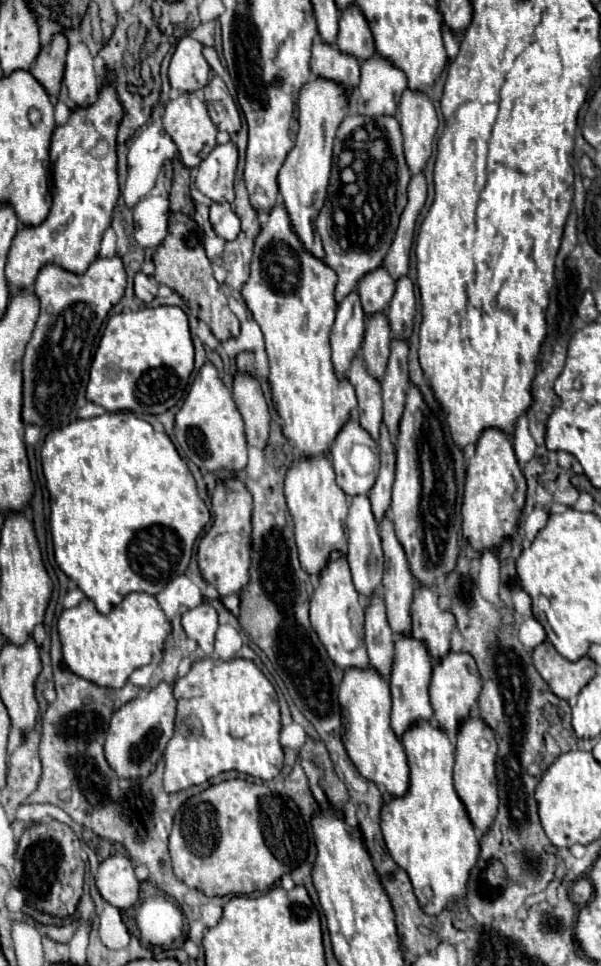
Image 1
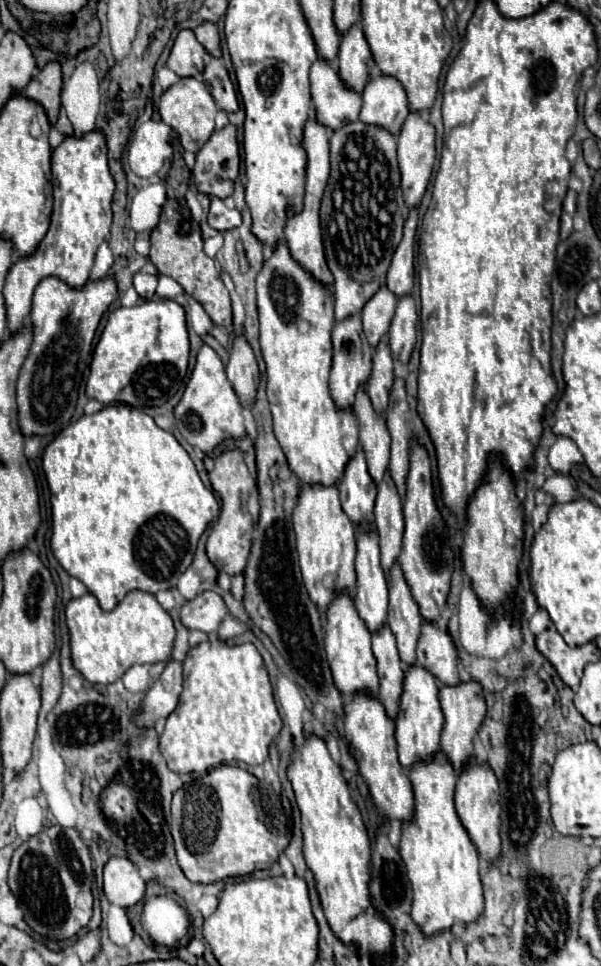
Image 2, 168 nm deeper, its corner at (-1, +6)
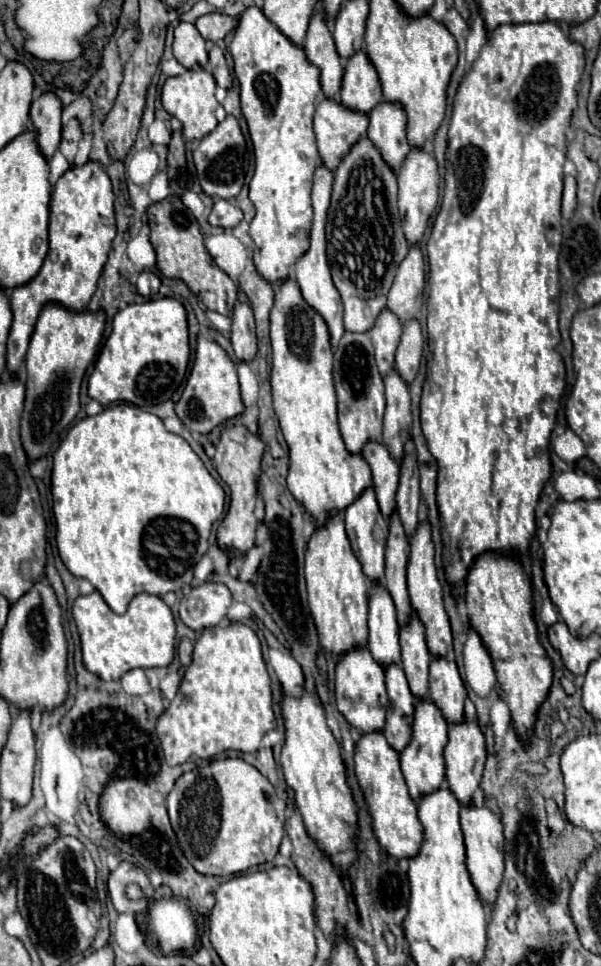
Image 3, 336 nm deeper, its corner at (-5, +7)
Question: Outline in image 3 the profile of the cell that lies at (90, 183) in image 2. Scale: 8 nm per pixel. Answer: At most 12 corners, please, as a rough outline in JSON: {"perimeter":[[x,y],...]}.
{"perimeter":[[97,160],[55,184],[49,254],[11,290],[17,374],[47,302],[85,310],[115,238]]}

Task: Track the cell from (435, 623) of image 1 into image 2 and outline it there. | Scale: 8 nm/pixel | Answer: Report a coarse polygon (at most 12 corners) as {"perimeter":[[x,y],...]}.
{"perimeter":[[435,623],[421,627],[417,663],[441,685],[459,685],[457,651]]}

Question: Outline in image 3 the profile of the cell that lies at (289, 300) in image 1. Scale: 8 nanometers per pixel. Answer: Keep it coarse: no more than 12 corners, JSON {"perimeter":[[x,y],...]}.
{"perimeter":[[289,276],[271,308],[291,494],[323,524],[371,470],[337,426],[323,318]]}

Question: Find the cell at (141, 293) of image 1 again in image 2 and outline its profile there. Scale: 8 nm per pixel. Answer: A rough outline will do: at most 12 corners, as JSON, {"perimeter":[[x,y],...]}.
{"perimeter":[[139,271],[133,287],[143,299],[155,295],[157,277]]}

